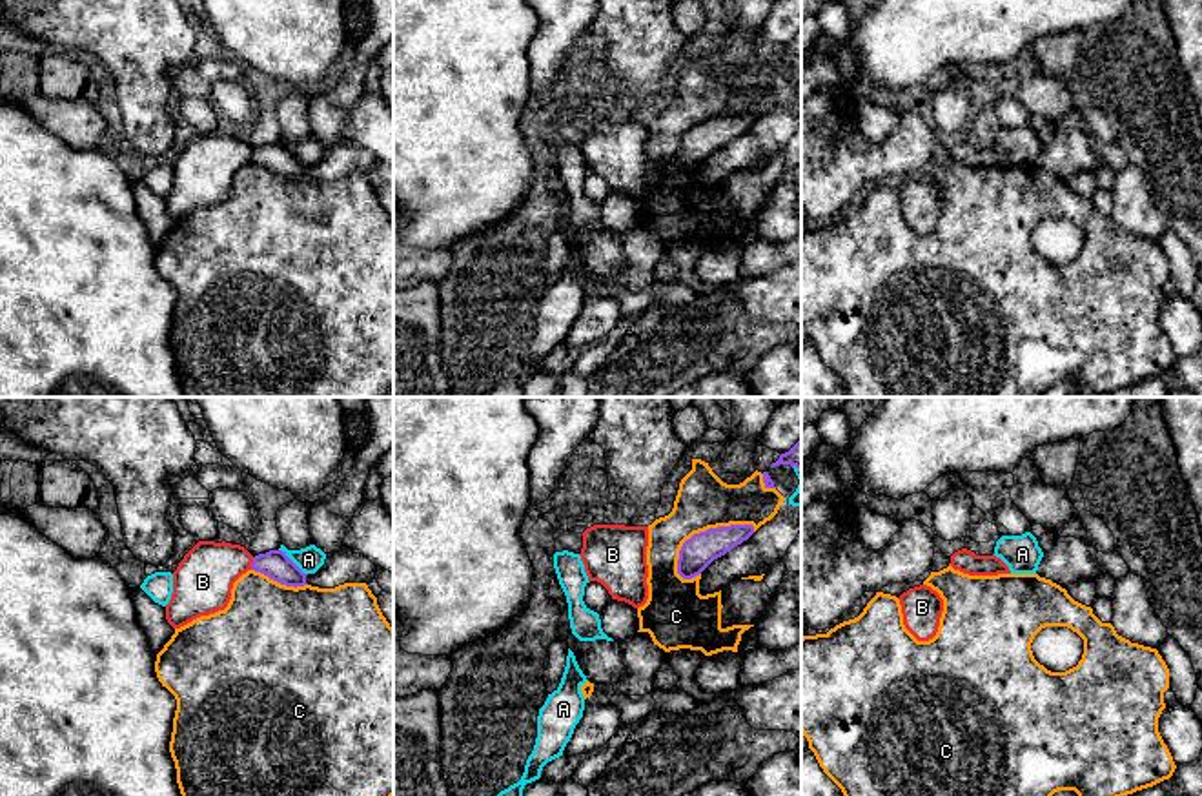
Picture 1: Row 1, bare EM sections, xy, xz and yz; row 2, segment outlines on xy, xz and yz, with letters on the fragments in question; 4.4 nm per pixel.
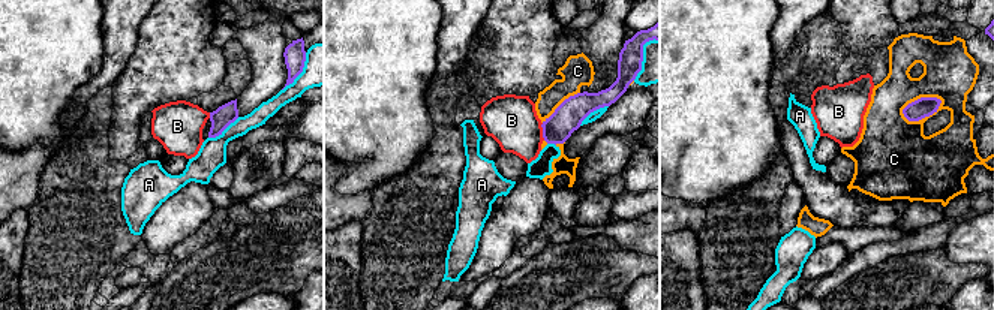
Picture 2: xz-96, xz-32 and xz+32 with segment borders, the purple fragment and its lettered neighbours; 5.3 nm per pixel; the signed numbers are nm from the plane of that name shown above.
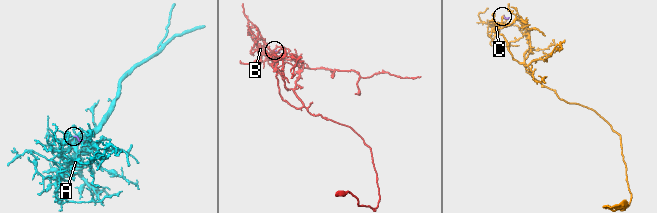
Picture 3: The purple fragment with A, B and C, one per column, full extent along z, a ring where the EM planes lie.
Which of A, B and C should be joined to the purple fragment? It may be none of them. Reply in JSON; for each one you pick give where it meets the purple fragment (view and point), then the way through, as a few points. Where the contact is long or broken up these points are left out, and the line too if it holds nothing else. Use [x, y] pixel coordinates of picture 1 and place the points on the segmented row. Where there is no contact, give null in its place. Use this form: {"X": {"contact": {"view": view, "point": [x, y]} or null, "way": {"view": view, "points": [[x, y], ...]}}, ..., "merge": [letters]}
{"merge": []}

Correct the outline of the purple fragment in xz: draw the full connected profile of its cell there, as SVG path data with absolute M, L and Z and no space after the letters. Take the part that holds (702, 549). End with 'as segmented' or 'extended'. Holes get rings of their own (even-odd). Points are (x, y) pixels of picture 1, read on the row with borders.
M752 525L718 526L694 534L679 550L677 574L683 579L699 576L714 559L730 552L752 534Z | as segmented

